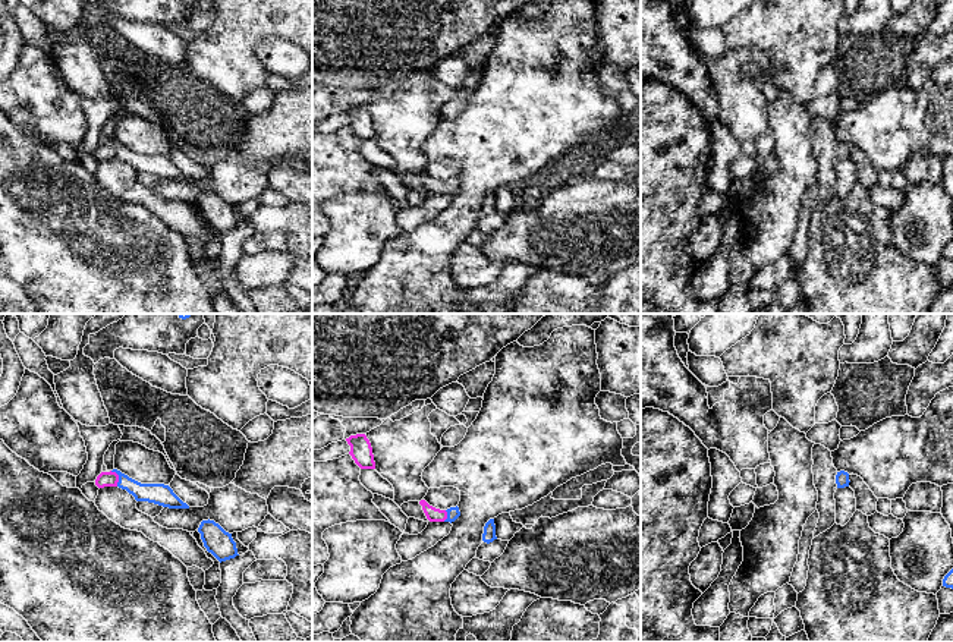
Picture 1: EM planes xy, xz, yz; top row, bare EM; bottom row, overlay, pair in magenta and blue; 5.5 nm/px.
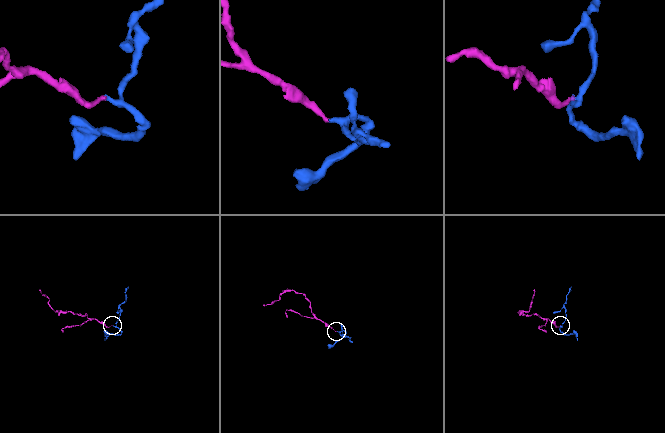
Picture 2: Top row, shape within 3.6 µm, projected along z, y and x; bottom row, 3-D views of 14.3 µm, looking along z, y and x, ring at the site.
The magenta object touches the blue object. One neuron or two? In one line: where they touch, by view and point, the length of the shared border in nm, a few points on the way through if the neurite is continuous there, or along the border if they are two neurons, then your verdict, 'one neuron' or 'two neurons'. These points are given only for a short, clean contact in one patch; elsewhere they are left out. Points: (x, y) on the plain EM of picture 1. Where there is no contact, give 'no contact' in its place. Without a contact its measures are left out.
meets magenta in xy at (118, 148); contact 100 nm long; runs through xy (110, 150), (118, 148), (140, 163), (159, 166); one neuron

